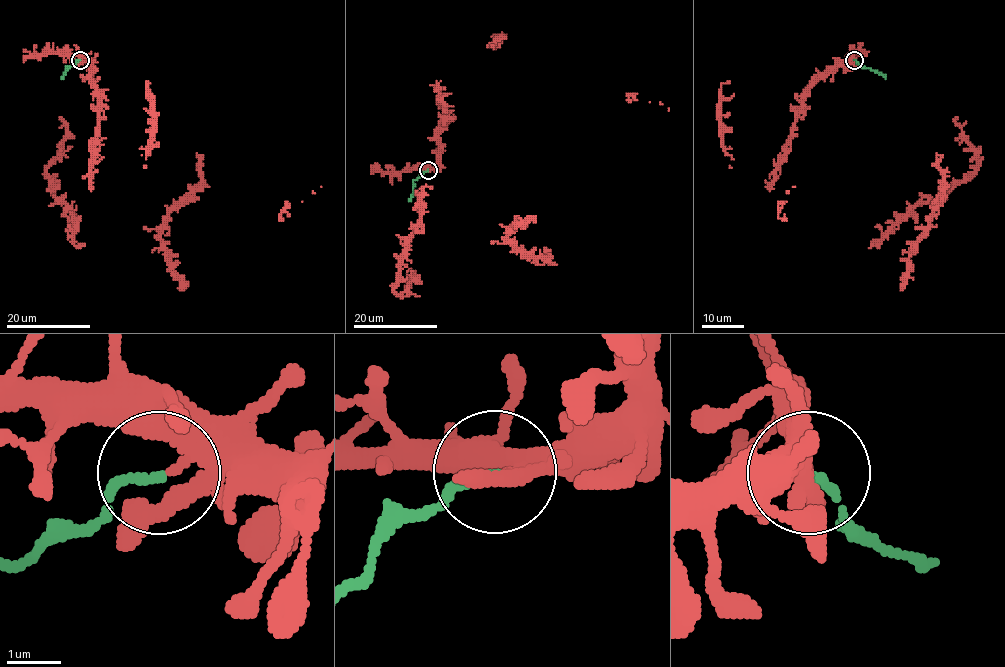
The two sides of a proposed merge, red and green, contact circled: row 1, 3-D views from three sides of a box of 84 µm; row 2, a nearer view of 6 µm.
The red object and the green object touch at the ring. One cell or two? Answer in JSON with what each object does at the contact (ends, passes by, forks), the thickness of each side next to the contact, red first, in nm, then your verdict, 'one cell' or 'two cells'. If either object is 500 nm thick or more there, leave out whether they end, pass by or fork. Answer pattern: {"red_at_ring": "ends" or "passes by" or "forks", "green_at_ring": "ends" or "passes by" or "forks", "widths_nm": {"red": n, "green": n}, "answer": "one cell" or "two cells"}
{"red_at_ring": "ends", "green_at_ring": "ends", "widths_nm": {"red": 360, "green": 160}, "answer": "two cells"}

